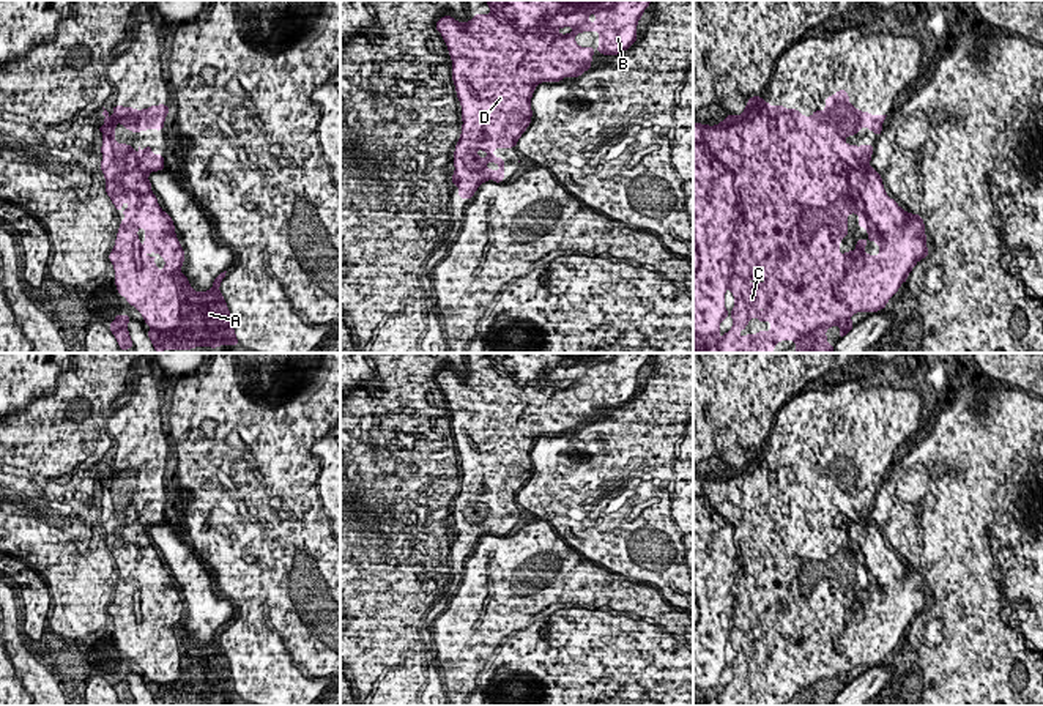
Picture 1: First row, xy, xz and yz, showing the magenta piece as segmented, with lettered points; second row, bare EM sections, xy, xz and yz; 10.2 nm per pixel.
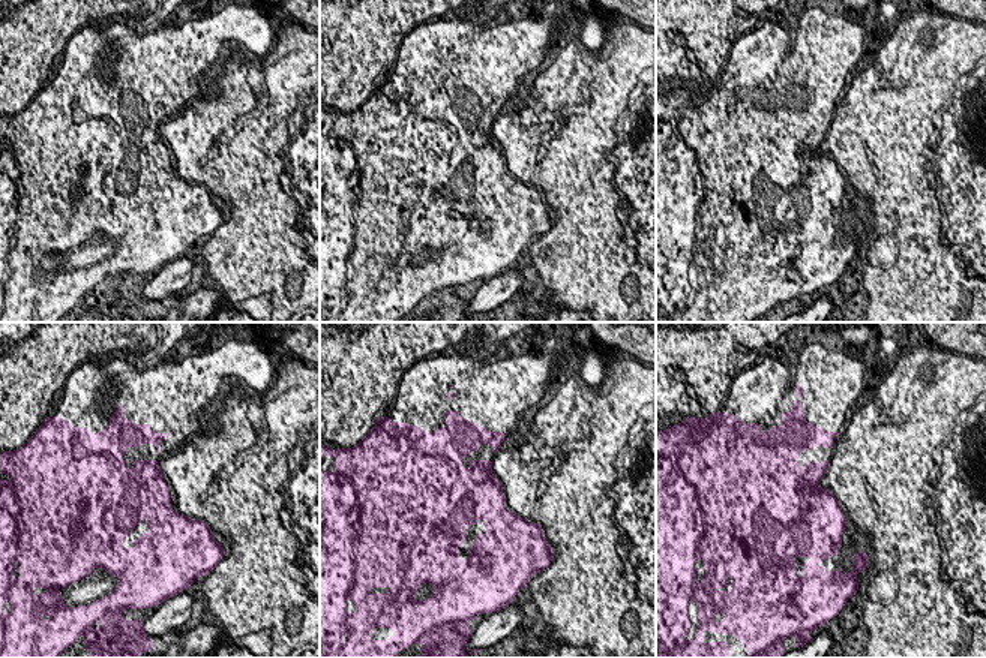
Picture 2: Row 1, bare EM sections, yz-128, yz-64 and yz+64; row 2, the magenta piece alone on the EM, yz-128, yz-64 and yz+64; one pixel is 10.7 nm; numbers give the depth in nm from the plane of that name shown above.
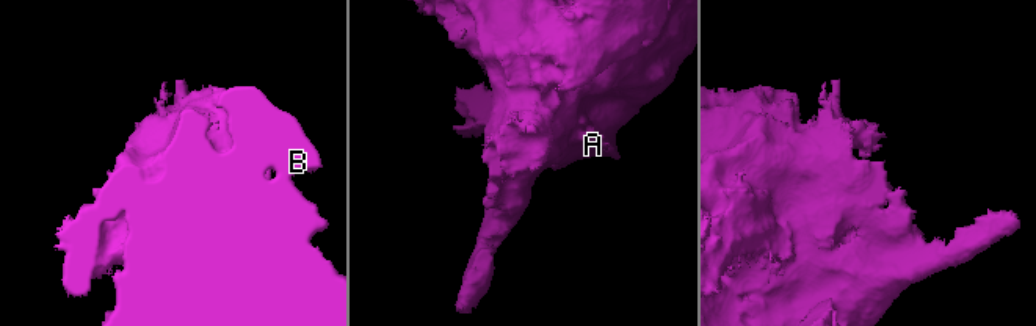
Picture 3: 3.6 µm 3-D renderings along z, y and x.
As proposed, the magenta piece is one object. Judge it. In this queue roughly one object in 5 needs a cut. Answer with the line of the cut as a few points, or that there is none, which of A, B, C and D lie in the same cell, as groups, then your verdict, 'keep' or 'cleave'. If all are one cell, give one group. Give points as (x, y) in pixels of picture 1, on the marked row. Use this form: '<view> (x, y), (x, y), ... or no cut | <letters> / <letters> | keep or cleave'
no cut | A B C D | keep

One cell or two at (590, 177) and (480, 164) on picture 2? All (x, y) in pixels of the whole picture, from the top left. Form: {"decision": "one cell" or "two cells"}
{"decision": "two cells"}

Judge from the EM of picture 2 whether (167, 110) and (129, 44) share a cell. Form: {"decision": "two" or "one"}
{"decision": "one"}

